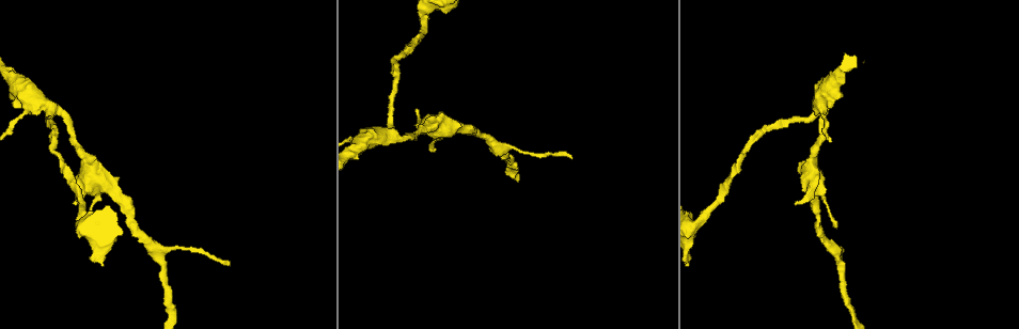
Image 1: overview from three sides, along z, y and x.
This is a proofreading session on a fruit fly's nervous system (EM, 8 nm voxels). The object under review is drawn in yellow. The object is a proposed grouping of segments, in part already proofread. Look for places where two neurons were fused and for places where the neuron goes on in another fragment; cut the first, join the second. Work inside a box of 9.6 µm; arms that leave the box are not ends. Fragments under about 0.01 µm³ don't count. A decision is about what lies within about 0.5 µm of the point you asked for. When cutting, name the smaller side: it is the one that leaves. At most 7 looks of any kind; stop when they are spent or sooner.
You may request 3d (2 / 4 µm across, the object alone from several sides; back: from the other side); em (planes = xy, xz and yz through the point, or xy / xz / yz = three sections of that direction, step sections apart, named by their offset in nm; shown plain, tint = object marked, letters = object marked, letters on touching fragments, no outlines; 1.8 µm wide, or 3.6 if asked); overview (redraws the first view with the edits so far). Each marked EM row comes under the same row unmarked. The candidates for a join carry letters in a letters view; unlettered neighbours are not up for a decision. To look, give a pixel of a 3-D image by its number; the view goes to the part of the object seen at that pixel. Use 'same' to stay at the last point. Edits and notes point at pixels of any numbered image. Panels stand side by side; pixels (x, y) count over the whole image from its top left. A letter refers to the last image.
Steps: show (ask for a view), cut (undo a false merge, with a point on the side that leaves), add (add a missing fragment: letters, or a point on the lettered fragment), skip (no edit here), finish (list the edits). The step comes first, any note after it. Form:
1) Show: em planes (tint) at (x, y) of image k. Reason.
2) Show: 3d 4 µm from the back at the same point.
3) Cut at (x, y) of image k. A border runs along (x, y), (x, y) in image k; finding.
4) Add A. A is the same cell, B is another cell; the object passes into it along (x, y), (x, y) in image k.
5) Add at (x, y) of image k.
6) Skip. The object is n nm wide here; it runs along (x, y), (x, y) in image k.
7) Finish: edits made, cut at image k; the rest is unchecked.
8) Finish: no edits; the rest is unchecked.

Show: em planes (letters) at (417, 109) of image 1. Free end.

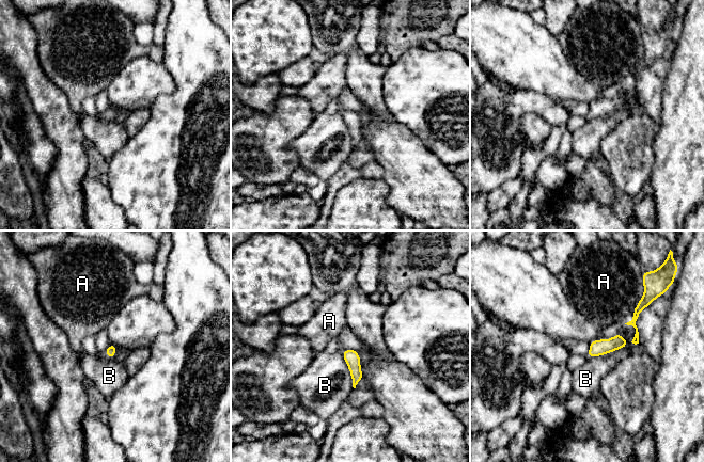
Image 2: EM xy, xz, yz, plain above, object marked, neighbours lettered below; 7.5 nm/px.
Skip. A and B are other cells; a border runs along (636, 329), (624, 347), (588, 359) in image 2; none of them fits.

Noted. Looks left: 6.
Show: 3d 4 µm from the back at (229, 264) of image 1. Thin end.

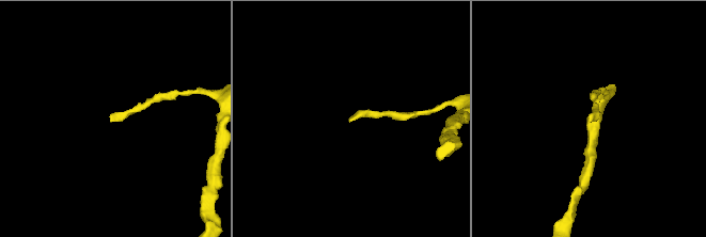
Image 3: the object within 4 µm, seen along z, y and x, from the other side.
Show: em 3.6 µm yz step 16 (tint) at (587, 120) of image 3.

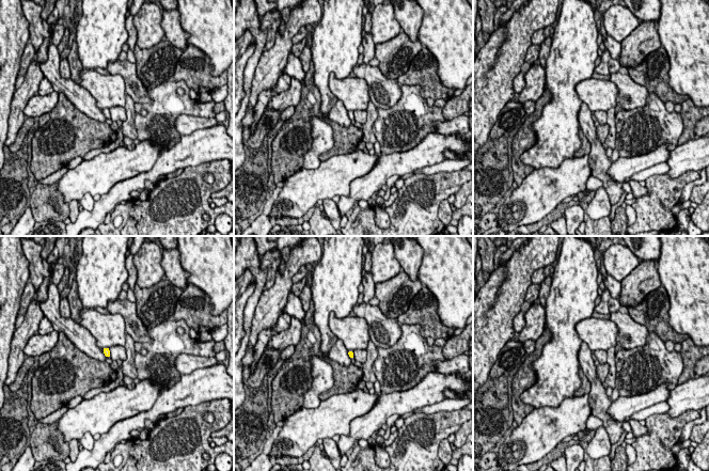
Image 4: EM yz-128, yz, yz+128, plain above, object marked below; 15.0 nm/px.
Show: em 3.6 µm planes (letters) at the same point. Cut it another way.

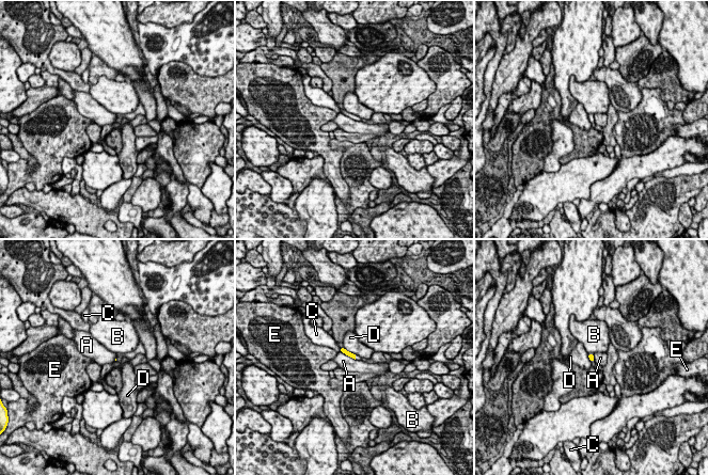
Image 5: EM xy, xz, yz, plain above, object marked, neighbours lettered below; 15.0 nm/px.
Skip. The longest contact is with A, 280 nm; A, B, C, D and E are other cells; a border runs along (340, 350), (355, 360) in image 5; no lettered fragment goes on from it.

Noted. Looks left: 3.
Show: em planes (letters) at (391, 133) of image 1. Small branch off a trunk.

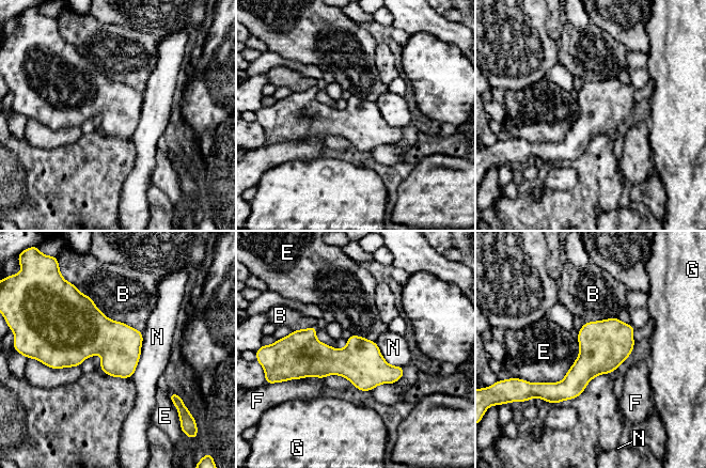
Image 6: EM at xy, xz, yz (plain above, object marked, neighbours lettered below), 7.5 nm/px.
Skip. B, E, F, G and N are other cells; a border runs along (578, 339), (561, 380), (528, 381) in image 6; all the same neuron.

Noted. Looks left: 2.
Finish: no edits; the rest is unchecked.

